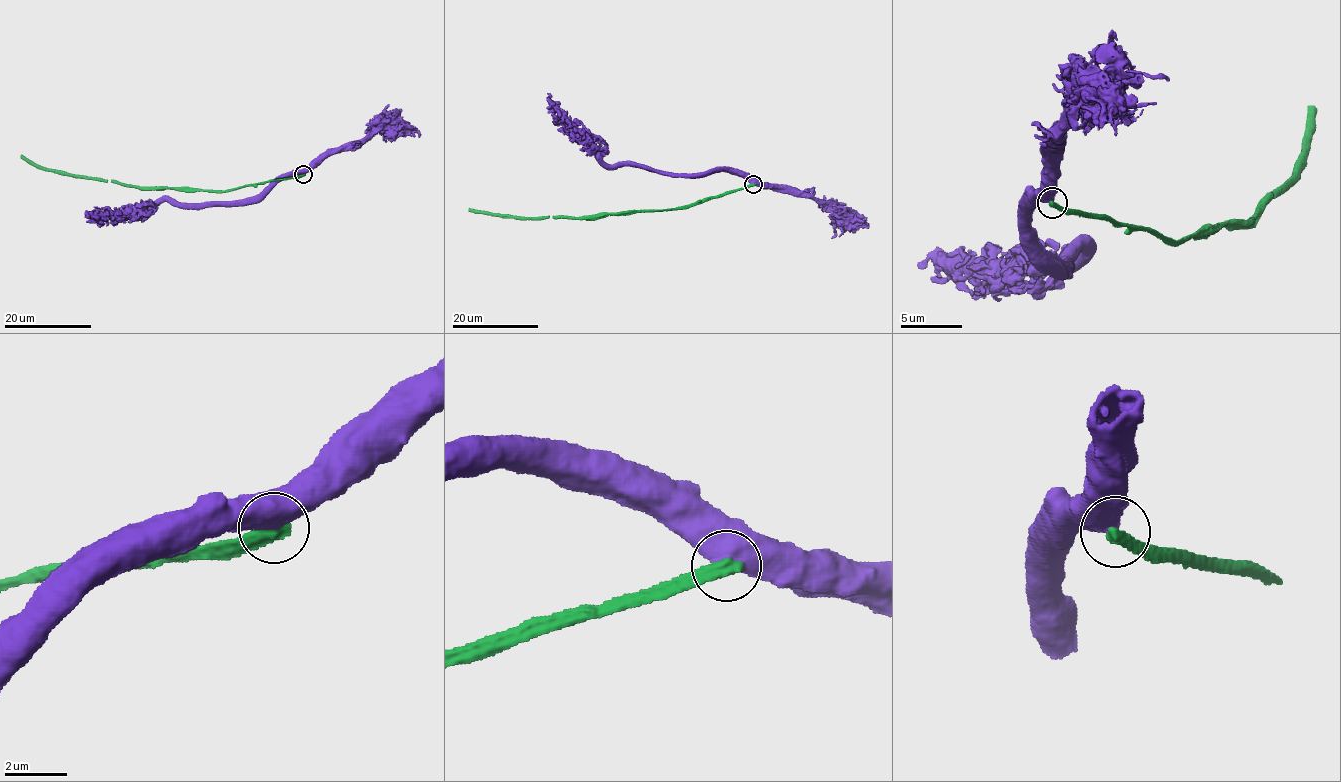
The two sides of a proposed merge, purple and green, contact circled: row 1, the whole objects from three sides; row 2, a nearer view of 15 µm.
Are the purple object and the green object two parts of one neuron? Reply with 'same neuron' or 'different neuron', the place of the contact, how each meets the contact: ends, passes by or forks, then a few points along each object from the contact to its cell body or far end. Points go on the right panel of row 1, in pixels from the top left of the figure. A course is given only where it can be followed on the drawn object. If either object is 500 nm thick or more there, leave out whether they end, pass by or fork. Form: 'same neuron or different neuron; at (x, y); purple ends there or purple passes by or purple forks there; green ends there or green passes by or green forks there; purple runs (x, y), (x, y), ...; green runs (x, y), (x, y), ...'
different neuron; at (1052, 202); purple runs (1051, 202), (1040, 199), (1031, 213), (1036, 244), (1053, 267), (1073, 260), (1082, 248), (1066, 261), (917, 265); green runs (1051, 202), (1174, 242), (1226, 224), (1243, 222), (1259, 213), (1266, 192), (1295, 181), (1315, 131), (1308, 104)

